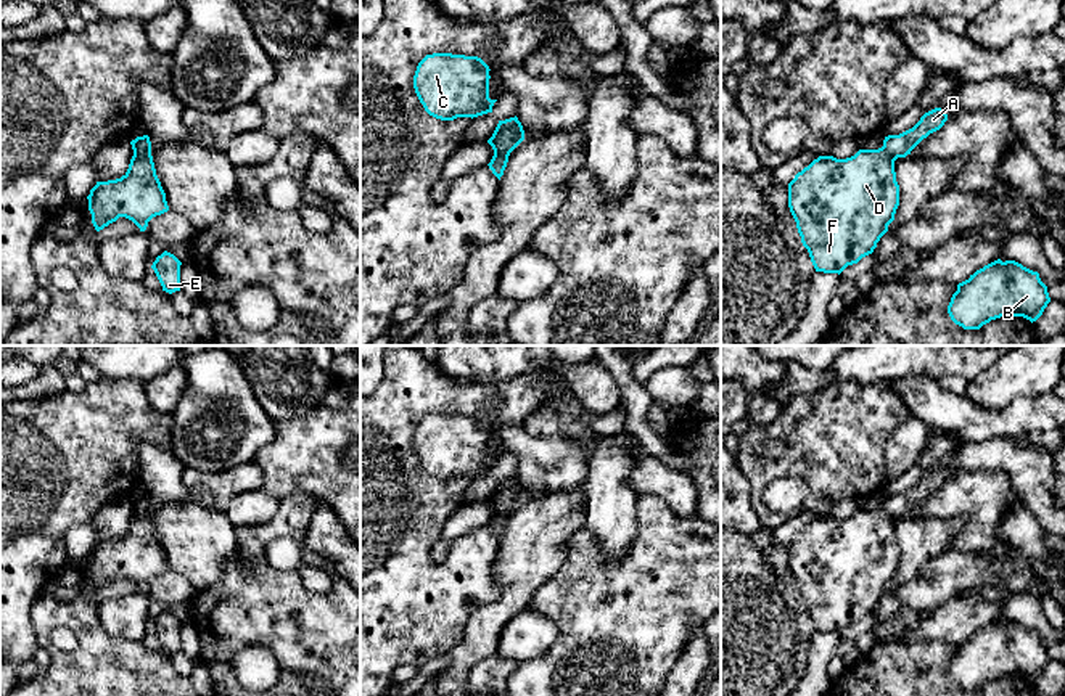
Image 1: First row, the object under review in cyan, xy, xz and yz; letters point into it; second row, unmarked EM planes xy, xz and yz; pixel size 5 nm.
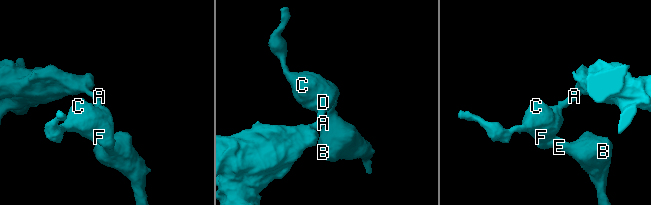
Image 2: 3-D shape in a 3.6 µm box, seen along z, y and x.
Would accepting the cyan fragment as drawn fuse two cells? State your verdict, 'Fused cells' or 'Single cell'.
Fused cells

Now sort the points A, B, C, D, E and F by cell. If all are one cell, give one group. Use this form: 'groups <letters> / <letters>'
groups A / B C D E F

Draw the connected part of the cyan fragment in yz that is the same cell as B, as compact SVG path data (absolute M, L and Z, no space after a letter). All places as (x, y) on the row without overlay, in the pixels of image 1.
M997 619L957 645L948 673L964 690L980 690L1001 677L1023 677L1033 683L1049 662L1047 646L1038 632Z

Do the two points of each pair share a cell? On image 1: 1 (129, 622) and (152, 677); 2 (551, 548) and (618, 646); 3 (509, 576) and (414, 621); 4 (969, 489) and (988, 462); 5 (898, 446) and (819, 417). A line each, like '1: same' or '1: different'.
1: different
2: different
3: different
4: different
5: different

